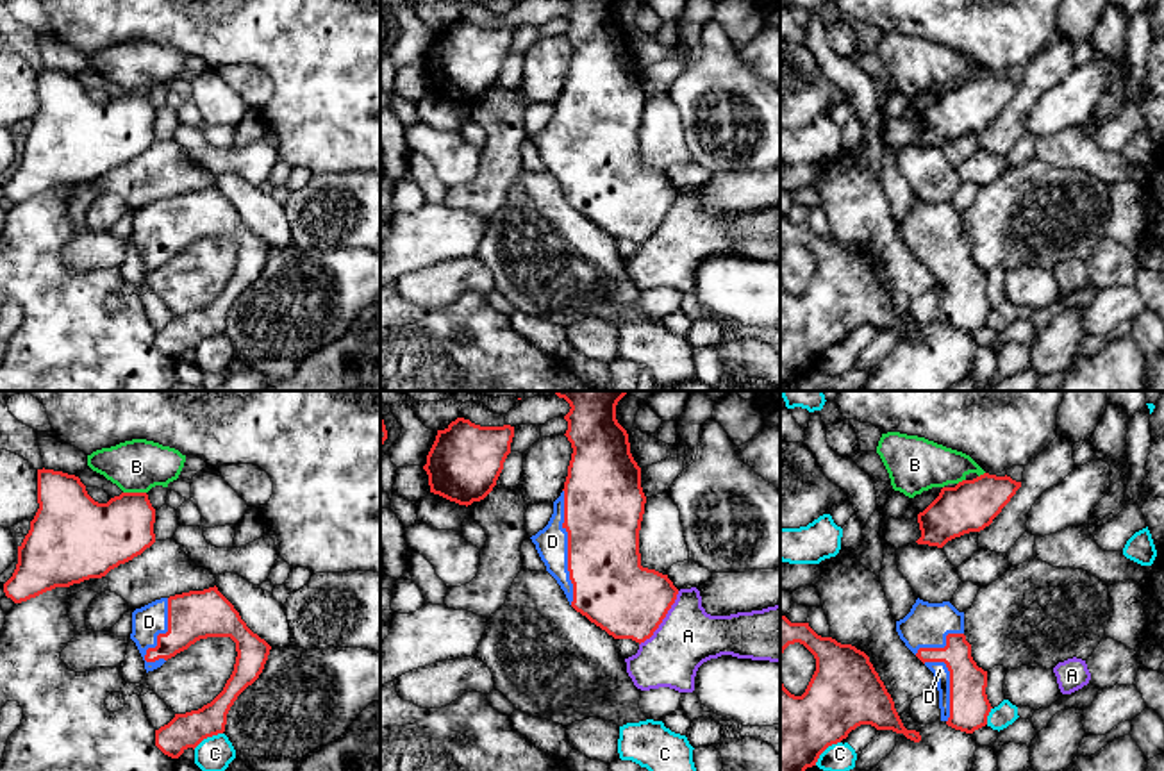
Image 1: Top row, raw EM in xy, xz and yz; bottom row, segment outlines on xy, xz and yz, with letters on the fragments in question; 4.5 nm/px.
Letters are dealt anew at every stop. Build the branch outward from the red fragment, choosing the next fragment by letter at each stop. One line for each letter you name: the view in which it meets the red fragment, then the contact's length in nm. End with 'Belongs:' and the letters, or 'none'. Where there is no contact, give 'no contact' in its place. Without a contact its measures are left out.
D: meets red in xz; contact 500 nm long
Belongs: D

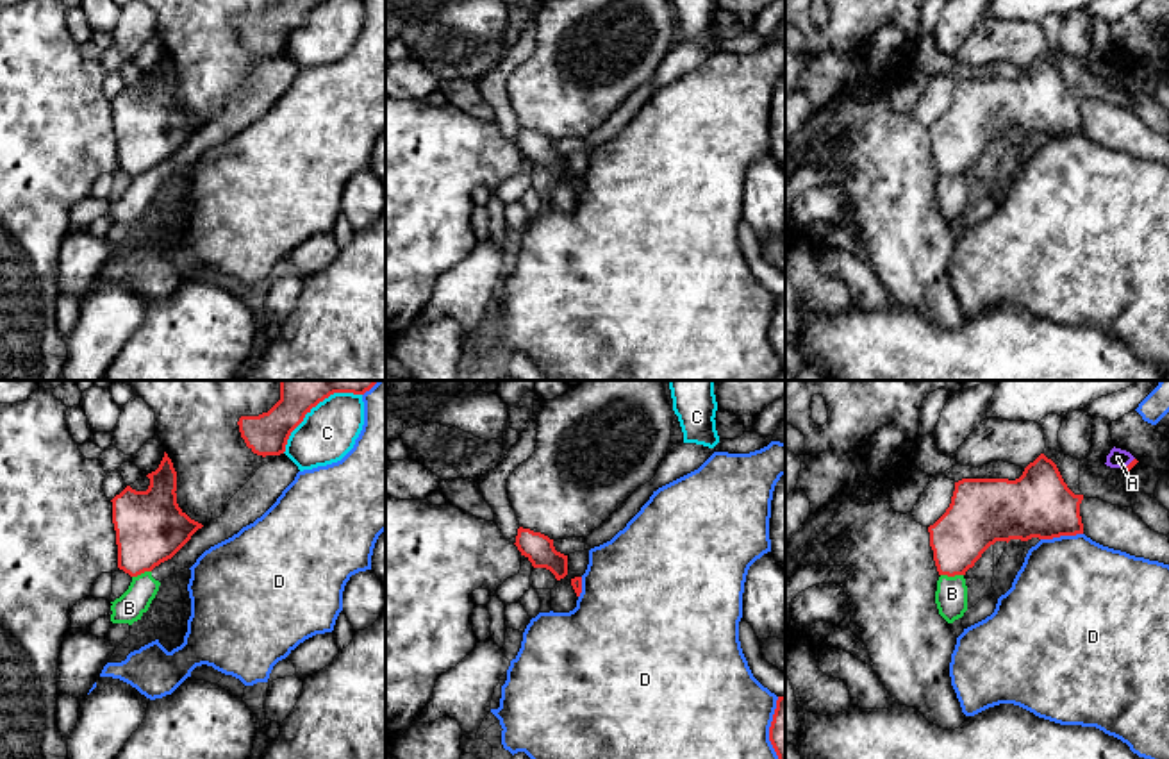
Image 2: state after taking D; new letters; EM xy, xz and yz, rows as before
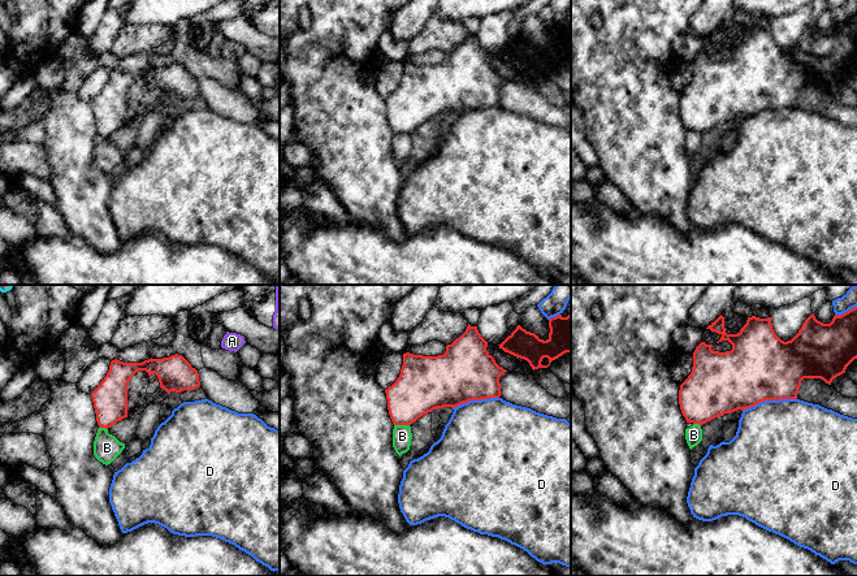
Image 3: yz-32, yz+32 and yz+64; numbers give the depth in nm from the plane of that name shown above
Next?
Belongs: none

